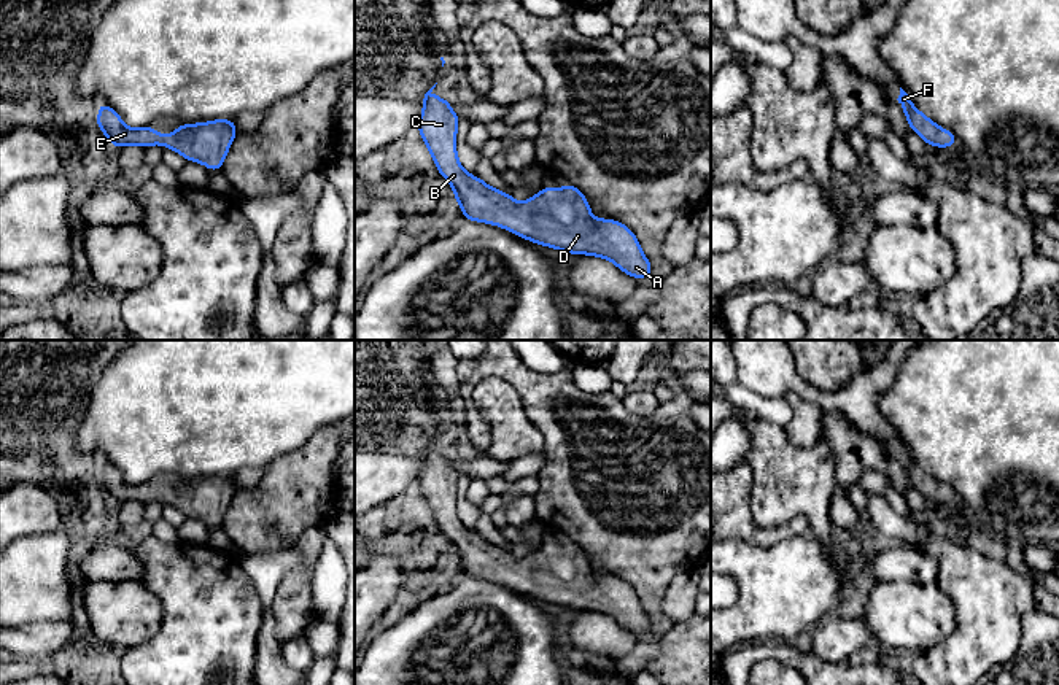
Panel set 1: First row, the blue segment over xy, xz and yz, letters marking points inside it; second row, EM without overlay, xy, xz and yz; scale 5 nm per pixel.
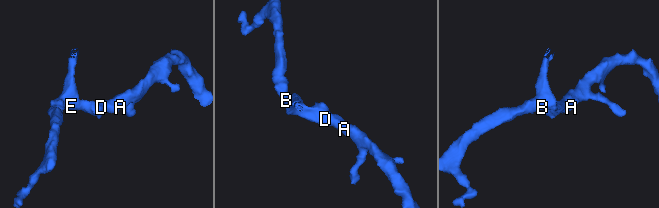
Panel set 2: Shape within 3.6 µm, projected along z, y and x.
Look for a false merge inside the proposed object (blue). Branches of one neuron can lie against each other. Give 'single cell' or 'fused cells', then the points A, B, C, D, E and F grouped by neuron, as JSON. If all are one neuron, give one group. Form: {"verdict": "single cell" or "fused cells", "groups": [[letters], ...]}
{"verdict": "single cell", "groups": [["A", "B", "C", "D", "E", "F"]]}

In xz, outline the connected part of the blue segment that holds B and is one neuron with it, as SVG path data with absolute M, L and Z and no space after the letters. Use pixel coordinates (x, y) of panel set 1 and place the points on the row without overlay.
M434 443L420 455L425 466L417 482L434 521L453 544L463 575L501 582L561 609L612 617L620 628L636 636L650 633L654 625L633 586L615 575L595 575L587 553L574 540L564 539L561 547L545 542L517 559L510 550L469 531L456 512L456 485L461 477L448 456L431 450Z

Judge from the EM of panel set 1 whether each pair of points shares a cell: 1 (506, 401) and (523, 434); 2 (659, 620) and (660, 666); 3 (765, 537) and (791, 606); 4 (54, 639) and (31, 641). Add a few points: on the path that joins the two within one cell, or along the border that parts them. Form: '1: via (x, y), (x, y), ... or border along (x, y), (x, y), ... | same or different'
1: via (506, 409), (506, 417), (515, 426) | same
2: border along (676, 625), (663, 641), (663, 652), (647, 668) | different
3: border along (803, 533), (784, 536), (768, 545), (732, 539) | different
4: via (48, 639), (37, 639) | same

